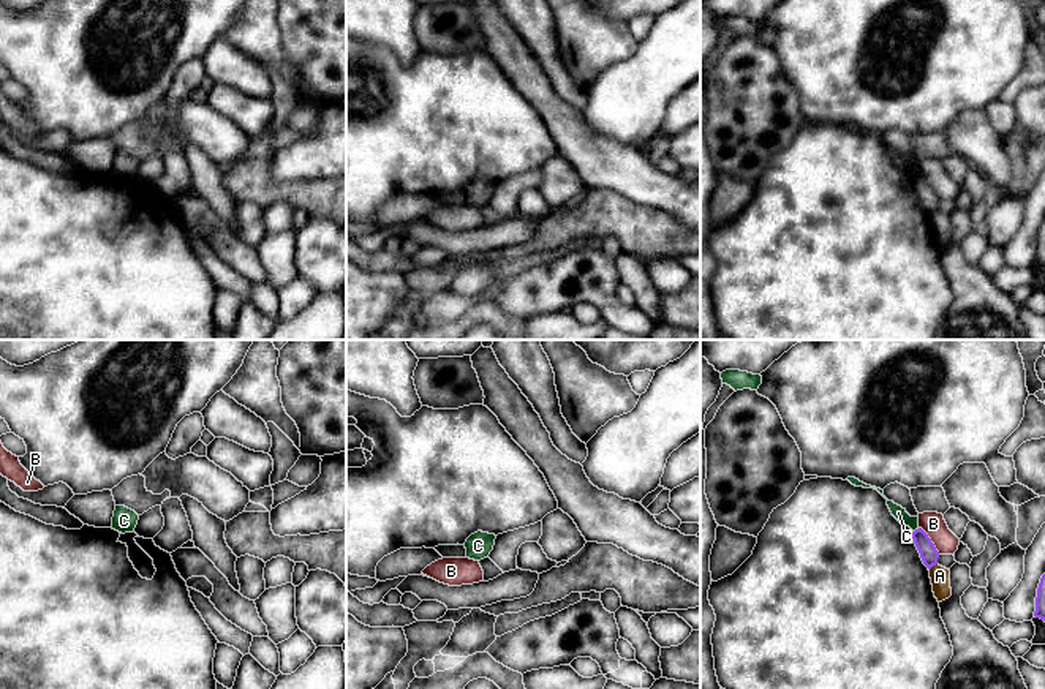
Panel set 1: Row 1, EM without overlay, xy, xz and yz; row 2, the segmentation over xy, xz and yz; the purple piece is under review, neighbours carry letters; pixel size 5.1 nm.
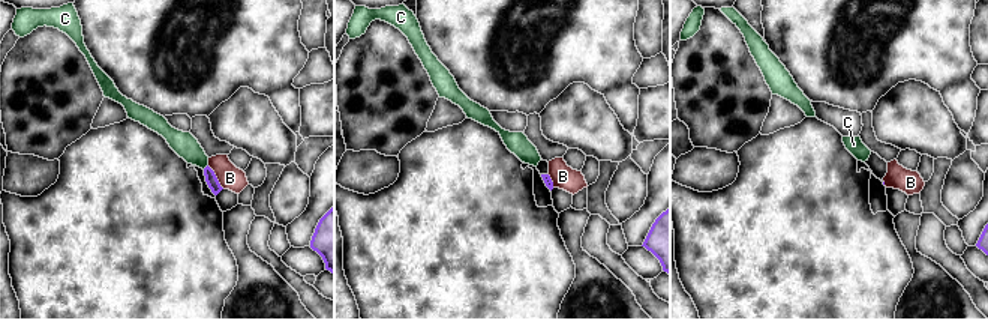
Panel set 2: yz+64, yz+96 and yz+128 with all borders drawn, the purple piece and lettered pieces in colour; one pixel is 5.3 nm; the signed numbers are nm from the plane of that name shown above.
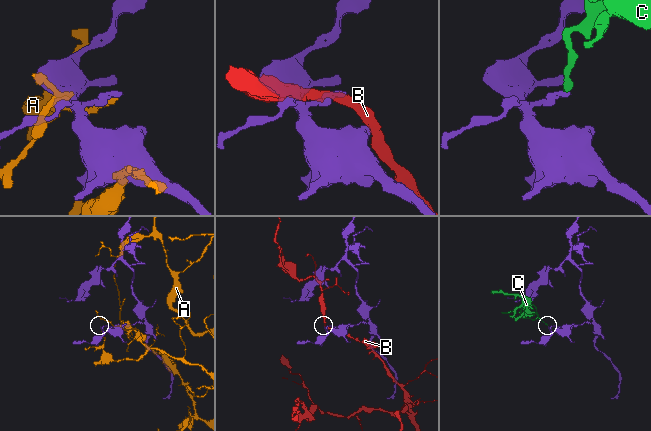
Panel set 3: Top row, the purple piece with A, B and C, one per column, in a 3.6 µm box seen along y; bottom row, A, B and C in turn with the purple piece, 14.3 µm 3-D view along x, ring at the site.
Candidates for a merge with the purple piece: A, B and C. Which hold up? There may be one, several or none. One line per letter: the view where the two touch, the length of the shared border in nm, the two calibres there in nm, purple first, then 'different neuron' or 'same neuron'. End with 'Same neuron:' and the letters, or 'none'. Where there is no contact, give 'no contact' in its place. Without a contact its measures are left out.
A: contact in yz; length 60 nm; calibres 90 and 100 nm; different neuron
B: contact in yz; length 180 nm; calibres 90 and 120 nm; different neuron
C: contact in yz; length 40 nm; calibres 90 and 70 nm; different neuron
Same neuron: none

